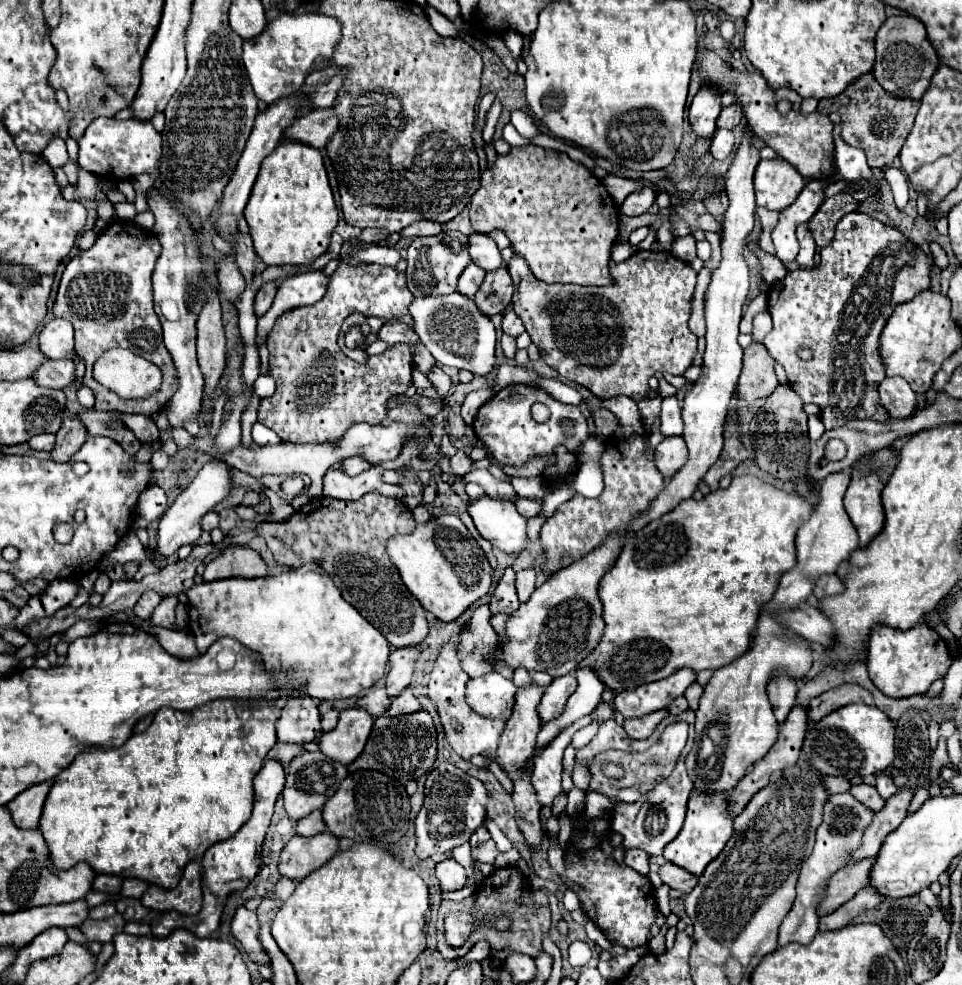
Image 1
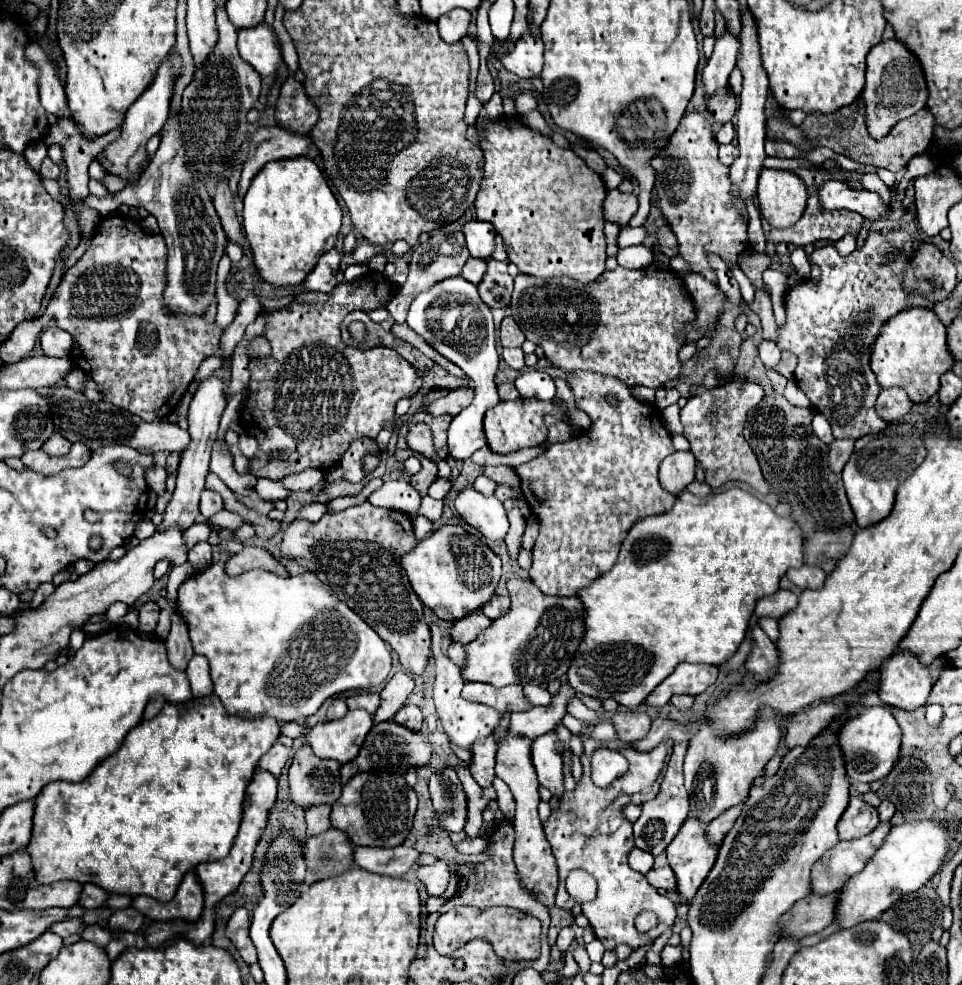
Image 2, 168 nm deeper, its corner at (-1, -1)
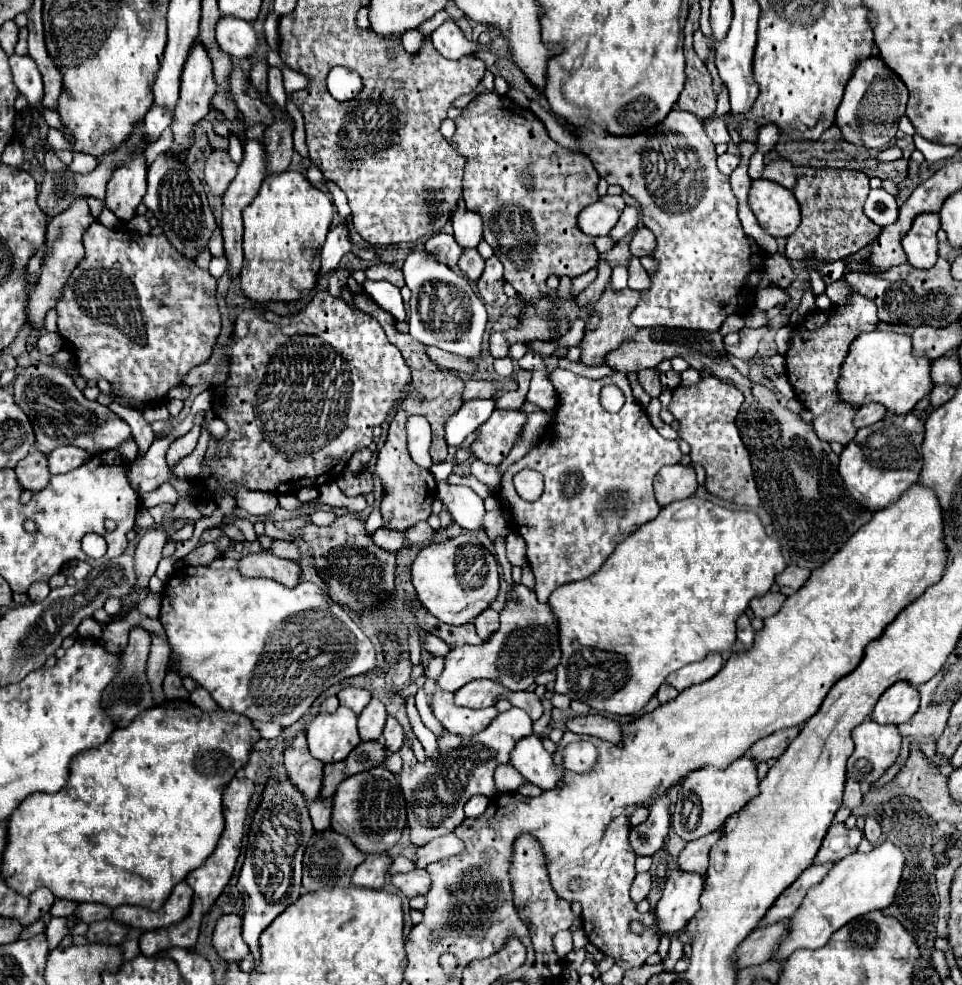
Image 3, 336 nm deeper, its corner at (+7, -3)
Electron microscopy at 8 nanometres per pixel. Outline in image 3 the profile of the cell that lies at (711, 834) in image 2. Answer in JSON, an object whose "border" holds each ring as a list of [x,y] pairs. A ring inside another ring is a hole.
{"border":[[[713,831],[705,837],[699,837],[699,839],[693,839],[685,845],[685,849],[679,853],[679,869],[685,869],[685,871],[695,871],[695,873],[701,873],[705,875],[707,871],[707,857],[709,857],[709,849],[717,843],[721,831]]]}

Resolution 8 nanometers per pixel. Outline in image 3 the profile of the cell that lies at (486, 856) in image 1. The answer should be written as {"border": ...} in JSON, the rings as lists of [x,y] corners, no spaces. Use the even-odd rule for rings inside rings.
{"border":[[[443,835],[443,837],[435,837],[431,843],[423,845],[417,849],[417,867],[427,867],[429,863],[459,855],[461,851],[465,851],[465,843],[455,835]]]}

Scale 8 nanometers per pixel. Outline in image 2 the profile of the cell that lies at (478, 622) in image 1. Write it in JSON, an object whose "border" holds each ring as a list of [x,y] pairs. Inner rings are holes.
{"border":[[[451,643],[449,645],[449,651],[447,651],[447,657],[455,663],[455,665],[463,665],[465,663],[465,647],[461,643]]]}

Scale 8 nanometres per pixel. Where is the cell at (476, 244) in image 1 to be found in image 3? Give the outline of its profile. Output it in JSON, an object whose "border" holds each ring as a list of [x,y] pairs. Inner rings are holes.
{"border":[[[457,207],[453,211],[453,215],[451,215],[451,223],[453,223],[455,241],[463,249],[473,249],[483,239],[483,221],[473,211],[467,211],[467,209]]]}

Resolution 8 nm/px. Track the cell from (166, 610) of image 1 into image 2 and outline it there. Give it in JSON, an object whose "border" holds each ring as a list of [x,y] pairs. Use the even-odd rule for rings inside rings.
{"border":[[[173,613],[171,617],[171,633],[165,641],[167,645],[167,655],[169,655],[169,663],[171,667],[185,671],[187,669],[187,661],[191,659],[191,641],[189,641],[189,633],[187,633],[187,625],[185,621],[179,617],[179,613]]]}

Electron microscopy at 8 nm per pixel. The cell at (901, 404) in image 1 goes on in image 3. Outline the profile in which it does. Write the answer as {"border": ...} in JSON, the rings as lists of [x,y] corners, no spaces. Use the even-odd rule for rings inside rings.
{"border":[[[869,403],[869,405],[863,405],[859,407],[857,411],[857,417],[855,417],[855,427],[867,427],[867,425],[873,425],[877,421],[881,421],[885,417],[887,409],[881,405],[881,403]]]}

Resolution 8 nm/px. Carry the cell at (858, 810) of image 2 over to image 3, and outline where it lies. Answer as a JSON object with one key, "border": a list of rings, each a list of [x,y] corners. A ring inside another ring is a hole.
{"border":[[[833,823],[823,839],[823,845],[815,857],[815,863],[837,863],[845,855],[857,851],[857,845],[861,843],[863,833],[859,827],[847,827],[845,823]]]}

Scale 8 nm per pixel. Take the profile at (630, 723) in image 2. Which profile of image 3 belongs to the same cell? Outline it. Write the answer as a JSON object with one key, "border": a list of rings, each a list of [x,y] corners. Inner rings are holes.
{"border":[[[583,715],[583,717],[573,717],[567,721],[567,729],[579,735],[595,735],[603,741],[609,743],[619,743],[621,741],[621,723],[603,717],[603,715]]]}

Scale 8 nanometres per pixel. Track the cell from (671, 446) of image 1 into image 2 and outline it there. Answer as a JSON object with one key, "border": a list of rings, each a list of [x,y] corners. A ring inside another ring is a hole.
{"border":[[[677,451],[669,455],[659,467],[659,483],[671,495],[679,495],[695,479],[695,457],[691,451]]]}

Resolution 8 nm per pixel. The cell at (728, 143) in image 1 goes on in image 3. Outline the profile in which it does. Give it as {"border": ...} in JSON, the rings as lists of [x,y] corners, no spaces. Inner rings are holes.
{"border":[[[723,153],[723,155],[717,157],[717,167],[719,167],[719,171],[725,173],[725,175],[731,175],[737,165],[739,165],[739,157],[733,155],[733,153]]]}

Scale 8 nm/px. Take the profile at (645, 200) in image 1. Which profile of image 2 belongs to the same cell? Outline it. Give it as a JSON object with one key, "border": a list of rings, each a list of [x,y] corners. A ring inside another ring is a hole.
{"border":[[[613,189],[607,193],[607,197],[603,201],[603,219],[623,227],[635,215],[637,207],[639,207],[639,203],[633,193],[621,193],[619,189]]]}

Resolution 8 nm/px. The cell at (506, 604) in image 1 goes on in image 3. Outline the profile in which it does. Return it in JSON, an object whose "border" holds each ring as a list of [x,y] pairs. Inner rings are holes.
{"border":[[[485,609],[481,615],[475,617],[475,629],[477,629],[477,635],[481,639],[487,639],[487,635],[491,635],[491,631],[495,631],[499,627],[499,613],[495,609]]]}

